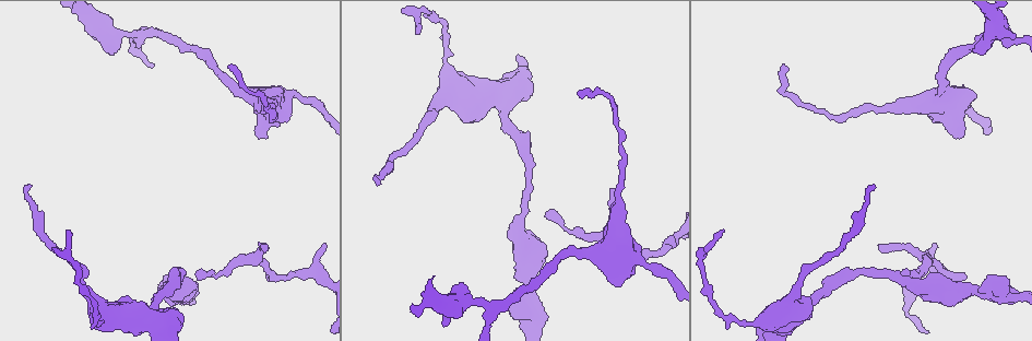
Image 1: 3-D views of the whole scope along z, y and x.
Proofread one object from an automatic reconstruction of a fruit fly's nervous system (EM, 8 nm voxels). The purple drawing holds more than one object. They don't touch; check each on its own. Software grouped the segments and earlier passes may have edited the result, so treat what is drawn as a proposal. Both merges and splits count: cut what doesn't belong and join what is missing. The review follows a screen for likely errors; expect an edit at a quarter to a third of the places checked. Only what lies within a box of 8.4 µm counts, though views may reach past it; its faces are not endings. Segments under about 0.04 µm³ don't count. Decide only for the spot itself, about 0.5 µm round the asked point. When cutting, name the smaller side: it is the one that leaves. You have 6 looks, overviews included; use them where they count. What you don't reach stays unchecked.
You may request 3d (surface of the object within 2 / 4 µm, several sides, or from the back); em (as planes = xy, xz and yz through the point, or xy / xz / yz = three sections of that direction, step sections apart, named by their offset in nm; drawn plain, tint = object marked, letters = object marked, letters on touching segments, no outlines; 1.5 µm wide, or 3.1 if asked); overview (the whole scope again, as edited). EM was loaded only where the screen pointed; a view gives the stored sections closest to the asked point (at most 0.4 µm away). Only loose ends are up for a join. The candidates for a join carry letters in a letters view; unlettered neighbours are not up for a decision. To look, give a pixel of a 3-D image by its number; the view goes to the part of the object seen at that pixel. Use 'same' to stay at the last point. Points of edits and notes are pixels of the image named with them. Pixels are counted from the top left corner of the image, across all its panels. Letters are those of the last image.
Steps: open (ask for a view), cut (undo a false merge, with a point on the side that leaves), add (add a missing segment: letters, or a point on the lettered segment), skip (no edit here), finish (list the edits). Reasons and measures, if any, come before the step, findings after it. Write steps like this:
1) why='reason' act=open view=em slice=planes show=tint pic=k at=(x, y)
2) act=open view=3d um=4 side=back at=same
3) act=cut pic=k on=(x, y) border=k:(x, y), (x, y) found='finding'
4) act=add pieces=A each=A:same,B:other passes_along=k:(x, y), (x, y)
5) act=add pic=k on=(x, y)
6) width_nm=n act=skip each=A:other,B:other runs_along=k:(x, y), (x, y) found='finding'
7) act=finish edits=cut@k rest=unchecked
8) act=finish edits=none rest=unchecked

why='an open end' act=open view=em slice=xz step=4 show=letters pic=1 at=(874, 184)

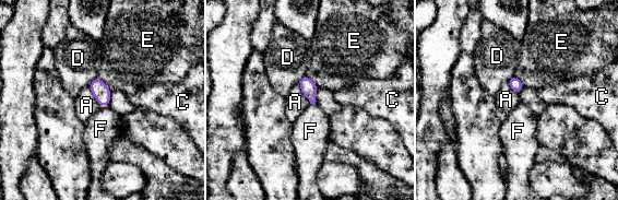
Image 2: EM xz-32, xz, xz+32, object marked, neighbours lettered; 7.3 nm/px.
why='cut it another way' act=open view=em slice=planes show=letters at=same

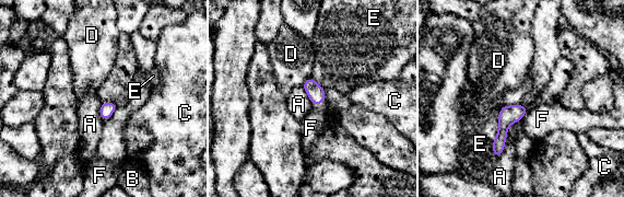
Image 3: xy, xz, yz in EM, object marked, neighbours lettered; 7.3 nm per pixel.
act=skip each=A:other,B:other,C:other,D:other,E:other,F:other border=3:(506, 137), (504, 150), (495, 158) found='none of them fits'

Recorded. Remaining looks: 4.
why='tapers out' act=open view=3d um=4 pic=1 at=(611, 188)

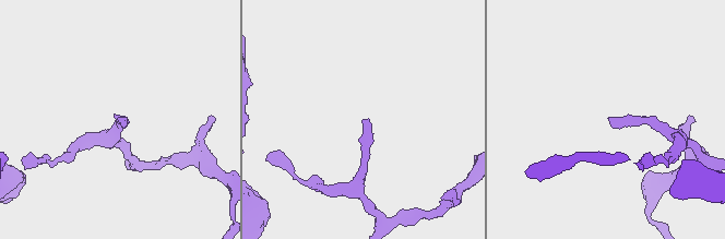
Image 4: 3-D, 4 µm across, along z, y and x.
act=open view=em slice=xz step=4 show=letters pic=4 at=(118, 118)

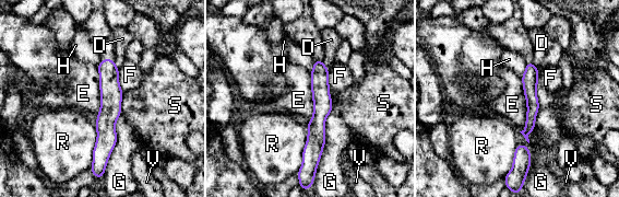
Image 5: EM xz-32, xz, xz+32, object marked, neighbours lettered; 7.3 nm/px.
width_nm=100 longest_contact=G:600nm act=skip each=D:other,E:other,F:other,G:other,H:other,R:other,S:other,V:other found='no lettered segment goes on from it'

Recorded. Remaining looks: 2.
why='thick turns thin' act=open view=em slice=planes show=tint pic=1 at=(460, 299)

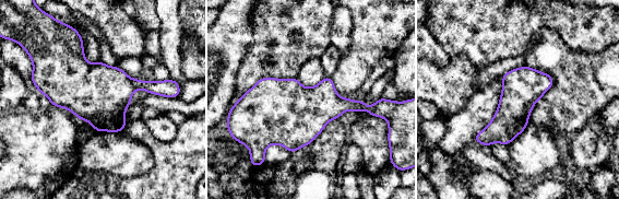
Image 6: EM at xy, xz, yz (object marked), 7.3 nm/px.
why='what lies round it' act=open view=em slice=planes show=letters at=same

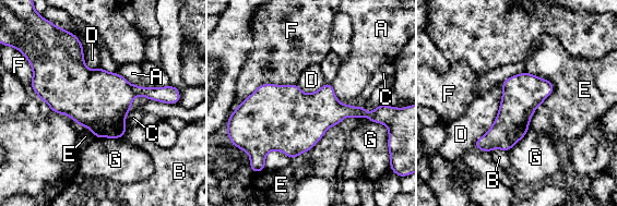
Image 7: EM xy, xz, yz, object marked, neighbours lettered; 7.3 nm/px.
longest_contact=D:500nm act=skip each=A:other,B:other,C:other,D:other,E:other,F:other,G:other border=7:(502, 83), (498, 114), (473, 145) found='continuous, no second neuron'

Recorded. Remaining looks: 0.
act=finish edits=none rest=unchecked

